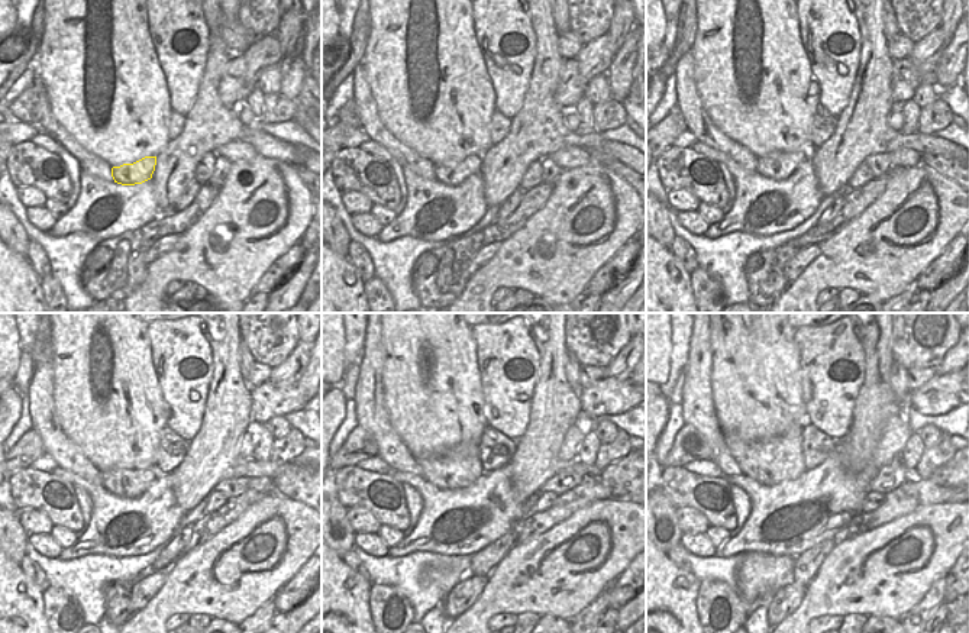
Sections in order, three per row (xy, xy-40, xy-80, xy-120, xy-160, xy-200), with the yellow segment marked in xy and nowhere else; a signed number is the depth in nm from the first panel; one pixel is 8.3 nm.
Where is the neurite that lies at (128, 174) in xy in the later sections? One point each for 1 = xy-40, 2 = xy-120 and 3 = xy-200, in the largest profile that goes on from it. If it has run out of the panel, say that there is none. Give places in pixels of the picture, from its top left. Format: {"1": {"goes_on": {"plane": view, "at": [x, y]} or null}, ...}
{"1": {"goes_on": {"plane": "xy-40", "at": [451, 175]}}, "2": {"goes_on": {"plane": "xy-120", "at": [122, 483]}}, "3": {"goes_on": {"plane": "xy-200", "at": [781, 458]}}}

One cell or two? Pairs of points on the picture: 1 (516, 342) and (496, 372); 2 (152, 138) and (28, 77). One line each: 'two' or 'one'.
1: one
2: two

